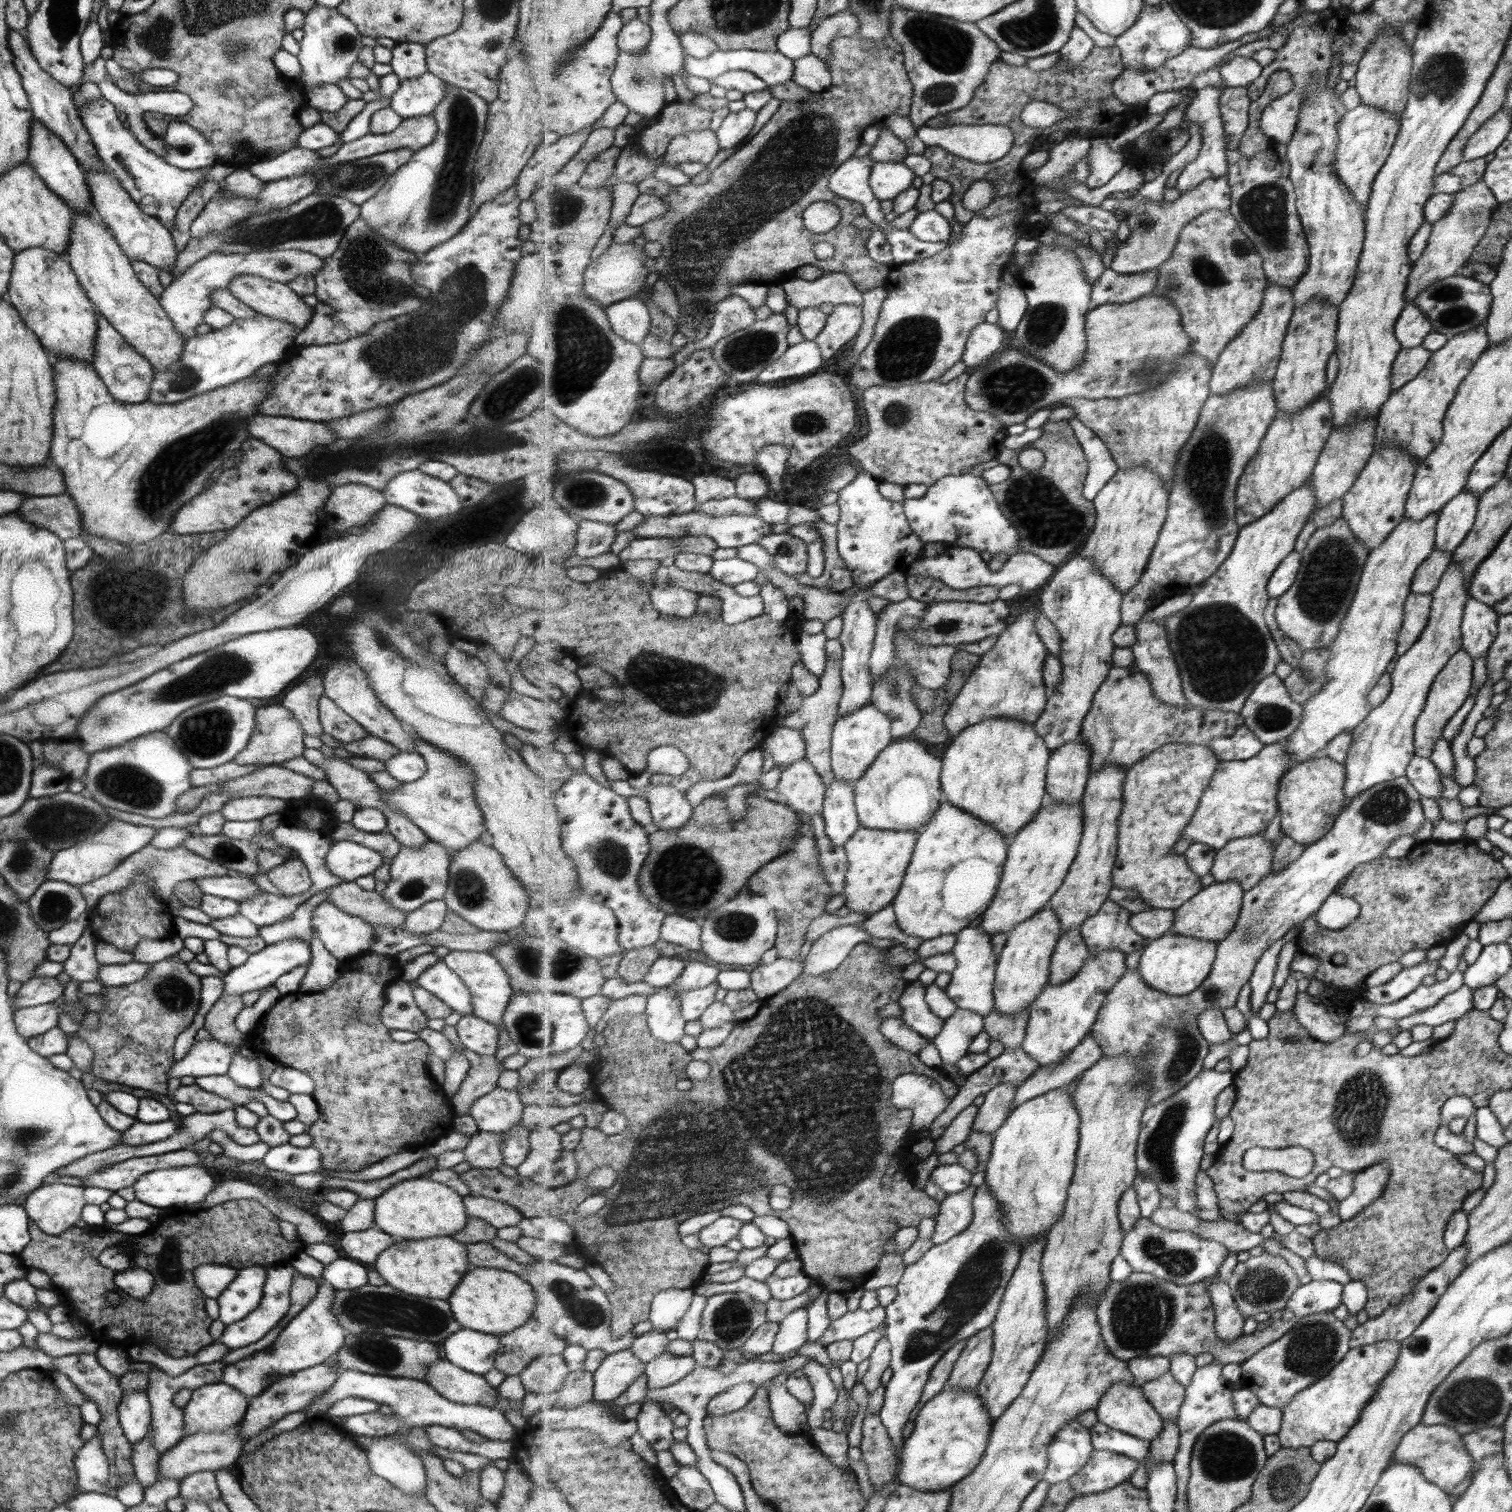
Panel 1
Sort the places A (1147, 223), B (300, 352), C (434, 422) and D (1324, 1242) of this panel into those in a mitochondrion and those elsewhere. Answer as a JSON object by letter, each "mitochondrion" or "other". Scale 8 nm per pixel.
{"A":"mitochondrion","B":"other","C":"mitochondrion","D":"other"}

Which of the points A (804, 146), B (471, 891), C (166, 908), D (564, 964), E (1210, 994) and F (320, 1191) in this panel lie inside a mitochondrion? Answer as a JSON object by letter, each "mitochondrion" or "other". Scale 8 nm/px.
{"A":"mitochondrion","B":"mitochondrion","C":"other","D":"mitochondrion","E":"other","F":"other"}

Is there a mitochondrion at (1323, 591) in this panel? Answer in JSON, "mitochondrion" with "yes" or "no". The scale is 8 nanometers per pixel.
{"mitochondrion":"yes"}

